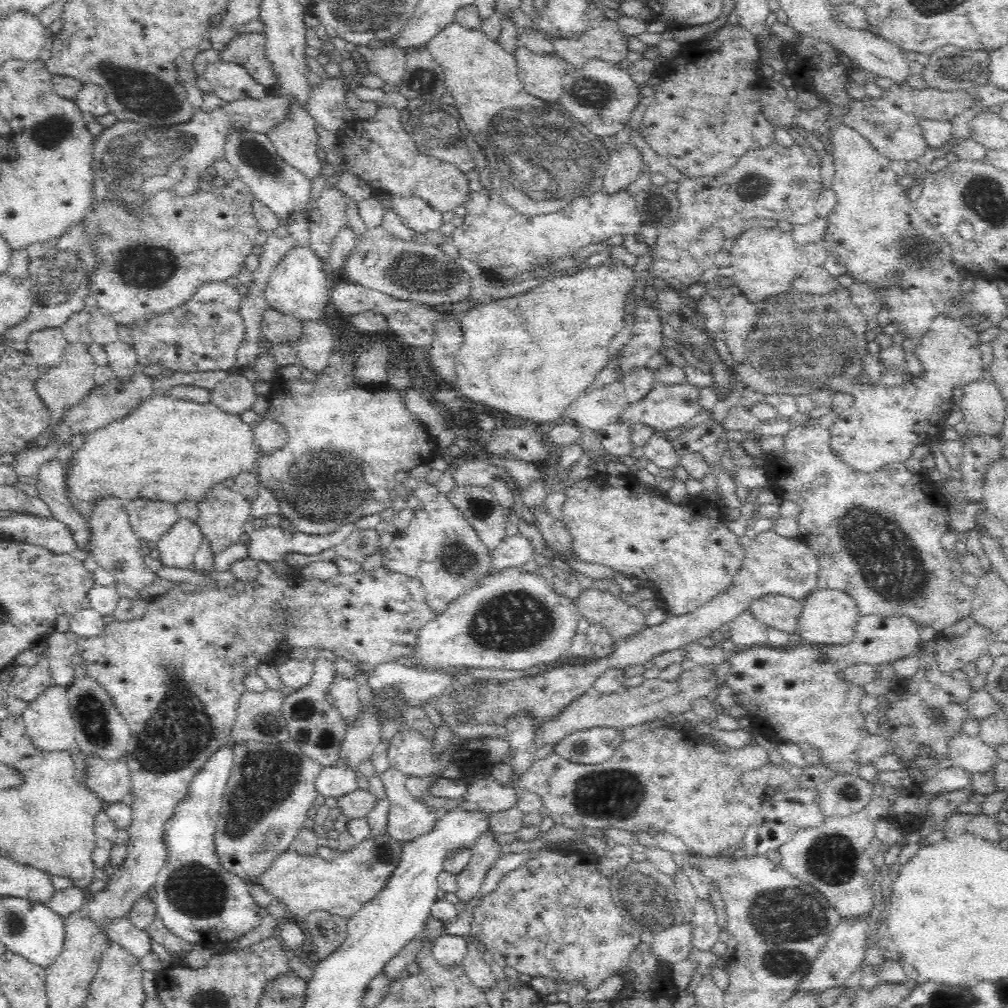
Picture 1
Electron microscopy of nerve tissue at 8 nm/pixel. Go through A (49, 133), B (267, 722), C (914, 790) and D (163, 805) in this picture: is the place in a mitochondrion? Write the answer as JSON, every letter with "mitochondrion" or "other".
{"A":"mitochondrion","B":"mitochondrion","C":"other","D":"other"}

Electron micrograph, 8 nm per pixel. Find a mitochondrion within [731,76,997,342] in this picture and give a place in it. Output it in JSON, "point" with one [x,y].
{"point":[923,255]}

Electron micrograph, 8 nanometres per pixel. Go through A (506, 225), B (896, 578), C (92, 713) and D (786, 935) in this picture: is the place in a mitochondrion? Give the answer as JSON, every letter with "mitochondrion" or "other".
{"A":"other","B":"mitochondrion","C":"mitochondrion","D":"mitochondrion"}

